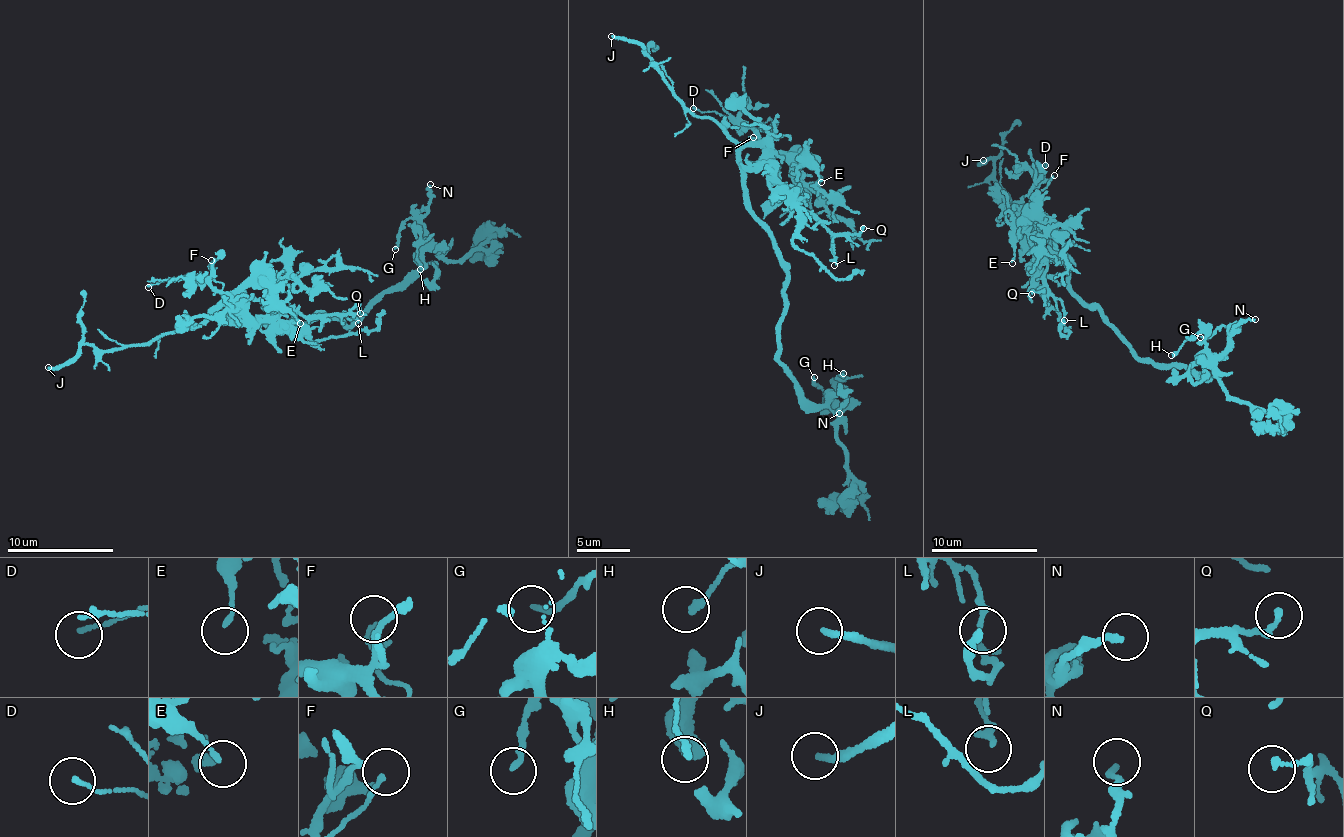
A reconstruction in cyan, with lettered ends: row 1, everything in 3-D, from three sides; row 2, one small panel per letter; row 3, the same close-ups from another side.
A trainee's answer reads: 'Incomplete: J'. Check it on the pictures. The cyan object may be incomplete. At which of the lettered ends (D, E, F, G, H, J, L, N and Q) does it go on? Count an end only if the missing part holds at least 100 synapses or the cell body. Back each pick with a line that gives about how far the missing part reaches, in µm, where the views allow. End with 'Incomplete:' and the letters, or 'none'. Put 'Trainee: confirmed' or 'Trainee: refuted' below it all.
J: 50 µm
Incomplete: J
Trainee: confirmed

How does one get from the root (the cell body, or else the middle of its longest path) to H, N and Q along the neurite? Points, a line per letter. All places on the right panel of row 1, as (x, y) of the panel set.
H: (1096, 307), (1136, 357), (1197, 374), (1206, 369), (1206, 346), (1188, 339), (1171, 355)
N: (1096, 307), (1136, 357), (1197, 374), (1204, 372), (1206, 358), (1222, 352), (1232, 329), (1255, 319)
Q: (1096, 307), (1080, 302), (1060, 255), (1041, 238), (1031, 245), (1048, 290), (1031, 294)

